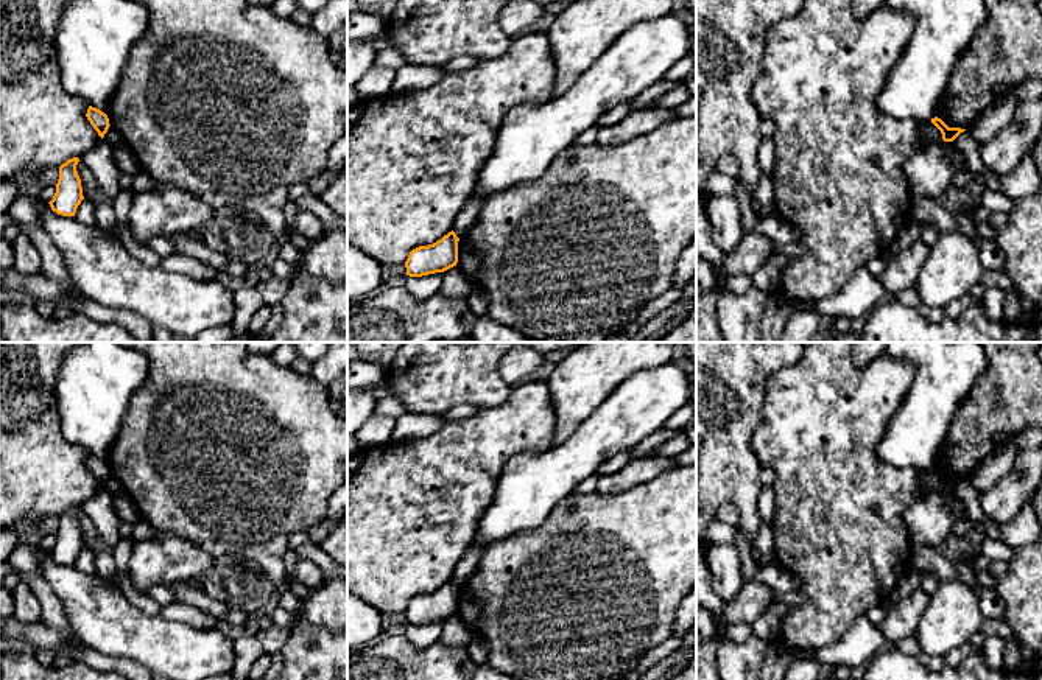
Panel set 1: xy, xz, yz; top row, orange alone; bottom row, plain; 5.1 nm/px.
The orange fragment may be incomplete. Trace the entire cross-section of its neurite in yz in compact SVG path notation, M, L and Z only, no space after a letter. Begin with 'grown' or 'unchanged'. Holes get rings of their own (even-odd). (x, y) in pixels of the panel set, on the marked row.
unchanged; M931 118L931 123L941 131L944 142L953 142L961 132L966 129L961 128L949 128L941 118Z

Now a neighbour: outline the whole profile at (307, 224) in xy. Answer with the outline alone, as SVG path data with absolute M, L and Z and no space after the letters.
M305 210L297 212L293 226L305 240L316 240L326 232L326 227L321 224L318 216Z

